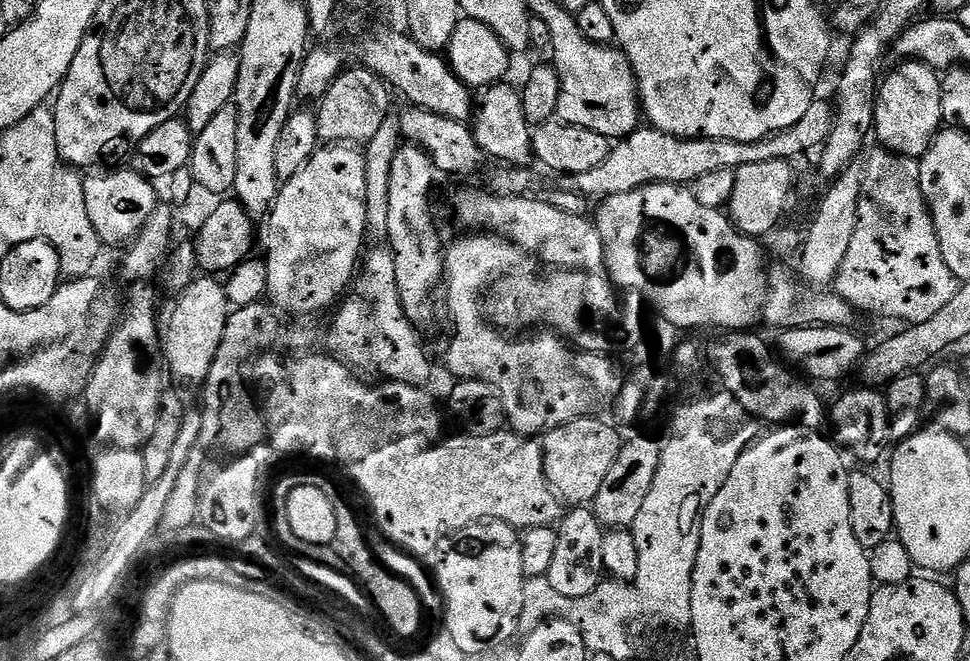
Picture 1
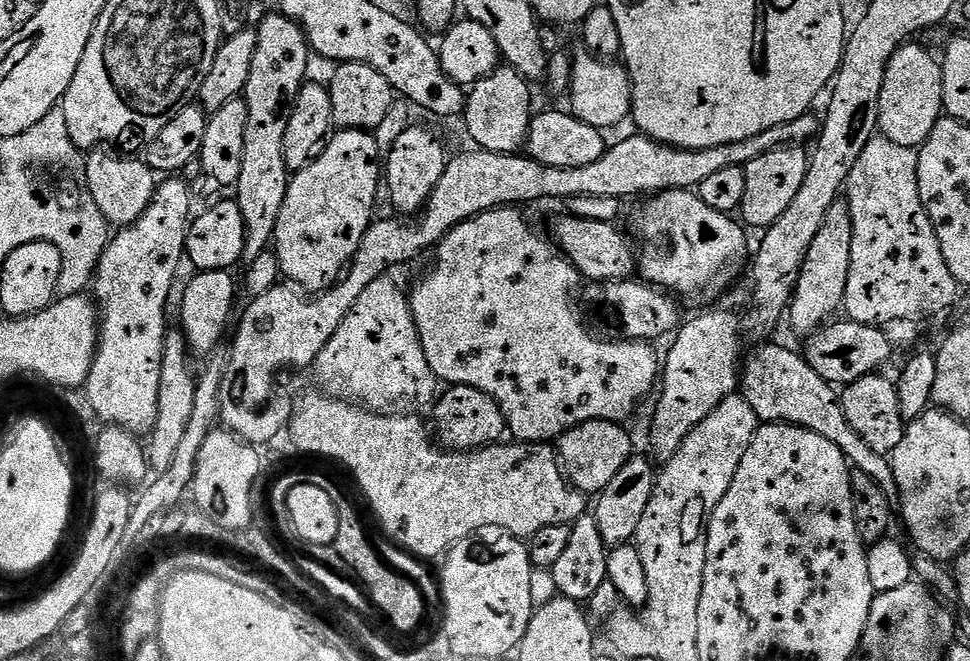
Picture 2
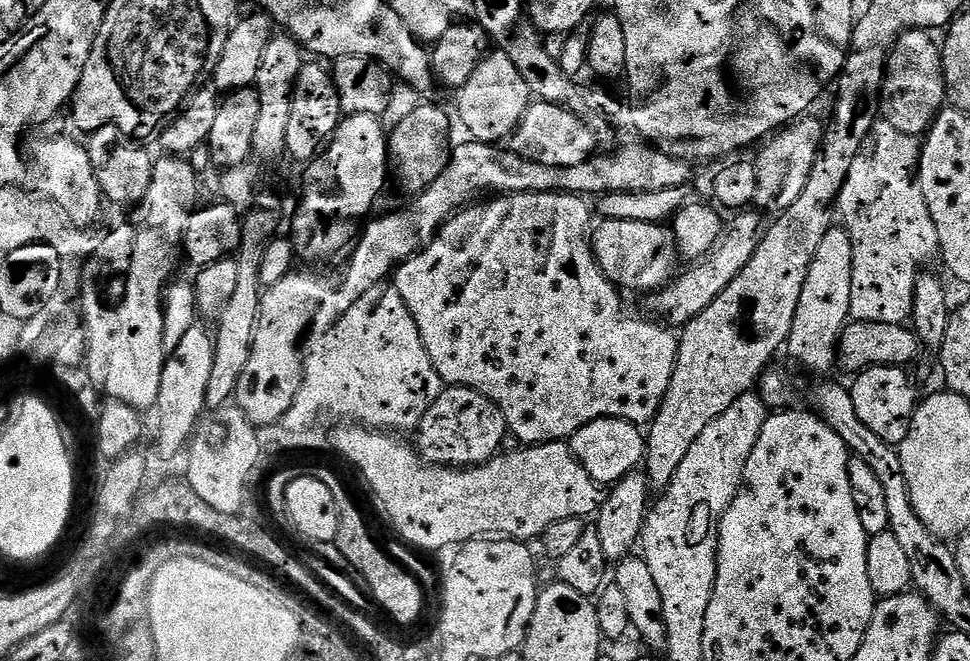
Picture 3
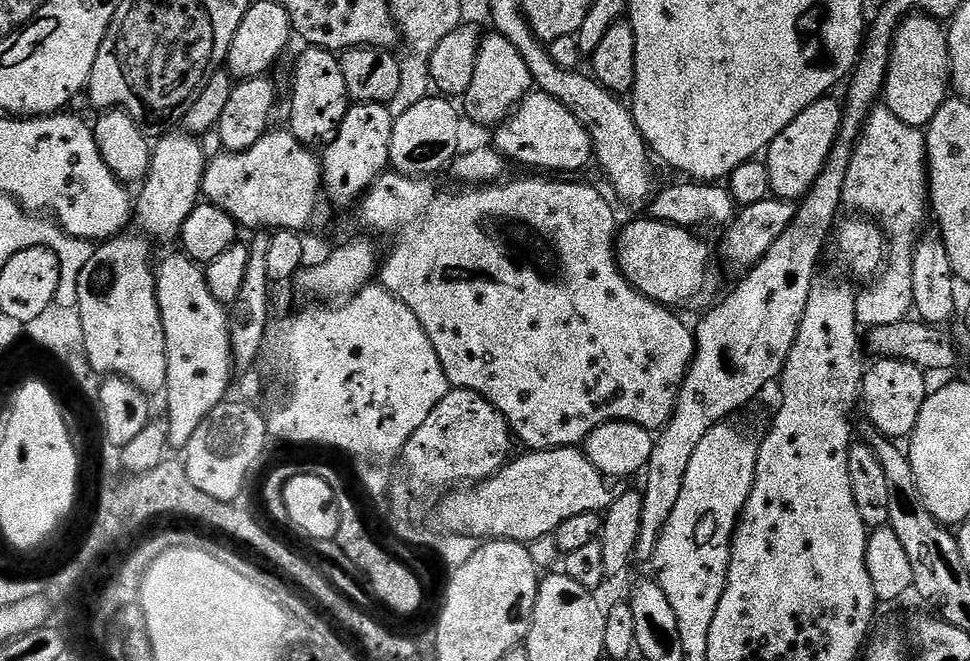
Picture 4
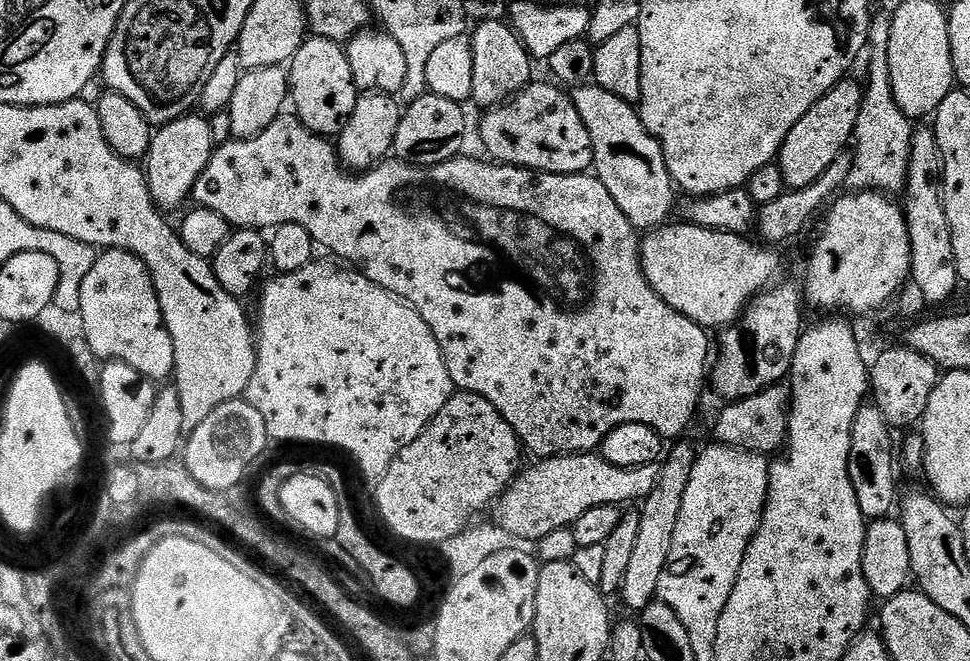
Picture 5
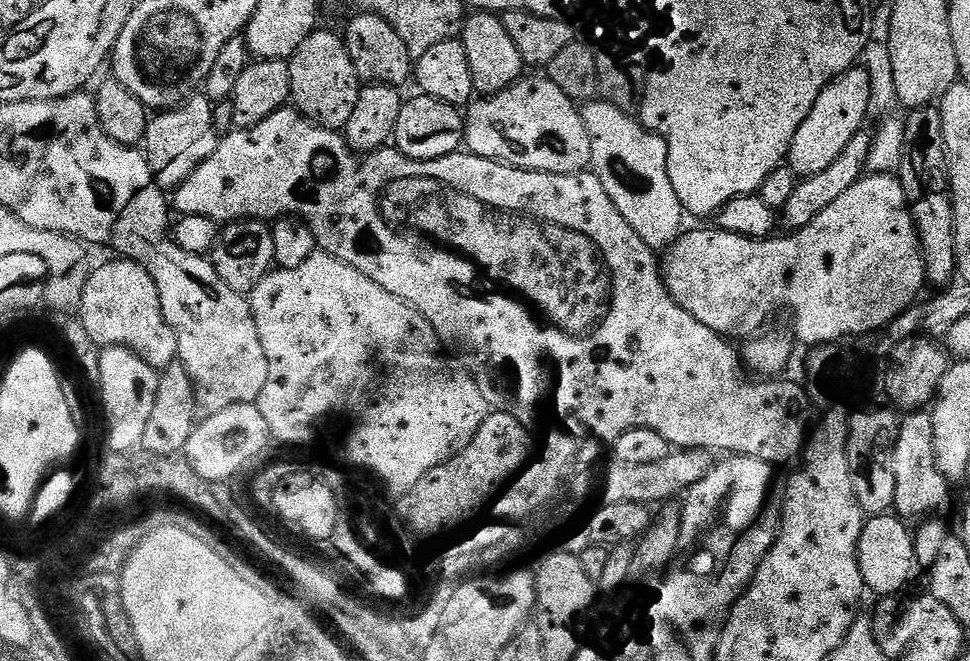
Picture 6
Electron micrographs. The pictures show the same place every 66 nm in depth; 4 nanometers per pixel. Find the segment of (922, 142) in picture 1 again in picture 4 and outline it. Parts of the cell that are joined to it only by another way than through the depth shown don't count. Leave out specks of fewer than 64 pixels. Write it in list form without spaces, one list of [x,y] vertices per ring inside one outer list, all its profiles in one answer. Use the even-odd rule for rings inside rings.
[[[913,14],[897,27],[896,37],[892,39],[882,93],[883,107],[890,109],[894,118],[906,122],[906,126],[924,130],[949,96],[950,65],[945,25],[931,16]]]

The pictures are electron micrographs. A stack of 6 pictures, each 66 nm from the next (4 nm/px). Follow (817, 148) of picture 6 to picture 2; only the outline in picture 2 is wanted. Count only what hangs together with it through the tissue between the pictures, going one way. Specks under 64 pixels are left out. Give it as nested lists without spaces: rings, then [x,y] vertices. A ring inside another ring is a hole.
[[[785,146],[770,150],[770,154],[762,154],[754,158],[749,164],[743,165],[746,174],[746,194],[742,194],[739,215],[744,216],[743,223],[749,229],[760,228],[766,230],[782,214],[786,214],[786,206],[794,202],[798,190],[802,190],[802,182],[806,178],[809,153],[800,146]]]

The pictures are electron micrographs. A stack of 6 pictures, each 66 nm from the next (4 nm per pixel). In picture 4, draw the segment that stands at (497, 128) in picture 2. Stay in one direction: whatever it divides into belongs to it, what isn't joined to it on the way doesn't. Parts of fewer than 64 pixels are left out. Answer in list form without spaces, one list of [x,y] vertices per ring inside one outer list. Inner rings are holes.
[[[494,30],[489,31],[480,41],[478,62],[474,66],[474,78],[470,81],[470,90],[466,90],[462,97],[462,112],[476,124],[492,124],[499,126],[511,117],[517,104],[533,91],[534,85],[530,72],[526,70],[526,62],[522,54],[514,50],[502,34]]]

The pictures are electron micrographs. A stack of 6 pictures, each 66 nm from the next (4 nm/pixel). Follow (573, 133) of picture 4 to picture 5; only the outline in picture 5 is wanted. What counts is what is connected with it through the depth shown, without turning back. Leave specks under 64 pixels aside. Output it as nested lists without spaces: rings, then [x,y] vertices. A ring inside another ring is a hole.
[[[533,82],[511,100],[483,113],[480,140],[493,161],[563,176],[578,176],[592,168],[590,134],[582,118],[578,118],[571,95],[563,87],[552,84]]]

